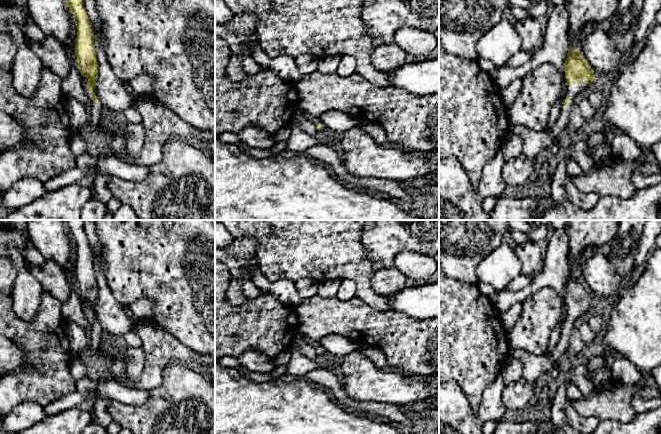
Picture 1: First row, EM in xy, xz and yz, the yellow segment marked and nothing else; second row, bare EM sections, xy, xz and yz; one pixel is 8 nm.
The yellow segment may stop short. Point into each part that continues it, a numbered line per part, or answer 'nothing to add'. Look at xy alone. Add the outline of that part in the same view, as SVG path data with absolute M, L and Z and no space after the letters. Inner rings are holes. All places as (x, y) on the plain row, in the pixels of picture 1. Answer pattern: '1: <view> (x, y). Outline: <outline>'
1: xy (95, 333). Outline: M94 316L98 322L98 326L95 327L93 324L89 330L89 346L87 352L93 358L98 358L98 350L102 346L102 328L98 319Z

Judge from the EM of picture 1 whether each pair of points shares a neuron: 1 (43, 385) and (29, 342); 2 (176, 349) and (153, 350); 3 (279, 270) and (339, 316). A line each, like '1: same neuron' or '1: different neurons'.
1: same neuron
2: same neuron
3: different neurons

